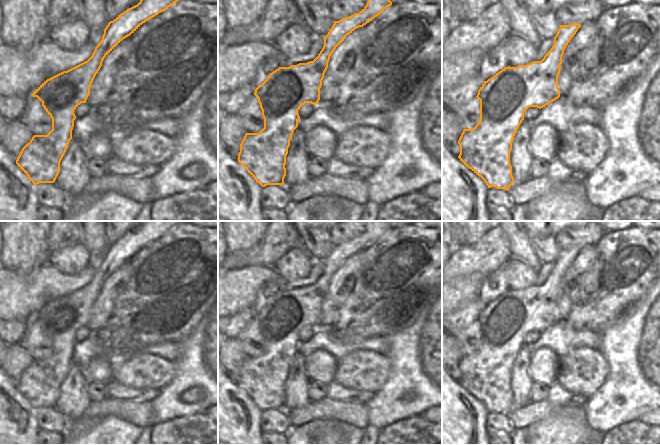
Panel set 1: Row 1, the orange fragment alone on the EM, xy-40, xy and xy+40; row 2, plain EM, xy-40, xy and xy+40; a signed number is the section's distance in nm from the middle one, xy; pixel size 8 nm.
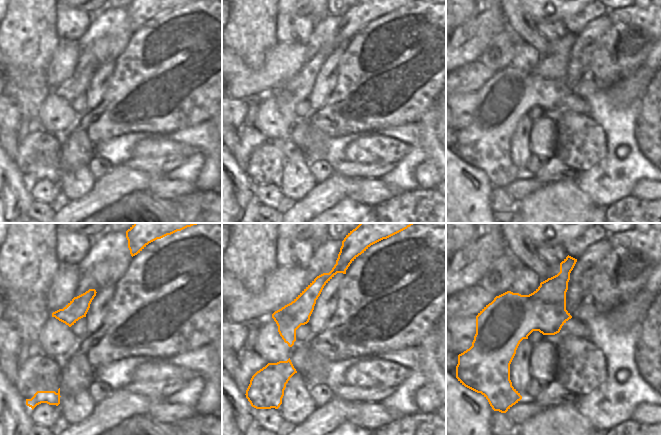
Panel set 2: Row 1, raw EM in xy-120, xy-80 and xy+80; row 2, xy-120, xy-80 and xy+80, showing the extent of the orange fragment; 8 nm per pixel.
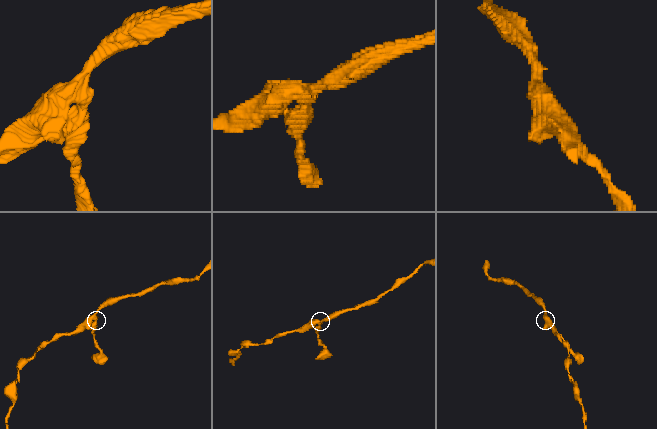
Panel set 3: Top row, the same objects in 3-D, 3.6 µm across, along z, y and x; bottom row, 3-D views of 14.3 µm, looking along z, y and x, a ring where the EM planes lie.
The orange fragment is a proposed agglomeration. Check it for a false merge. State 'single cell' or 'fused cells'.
single cell

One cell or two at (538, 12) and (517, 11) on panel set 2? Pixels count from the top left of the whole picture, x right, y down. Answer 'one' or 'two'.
two

